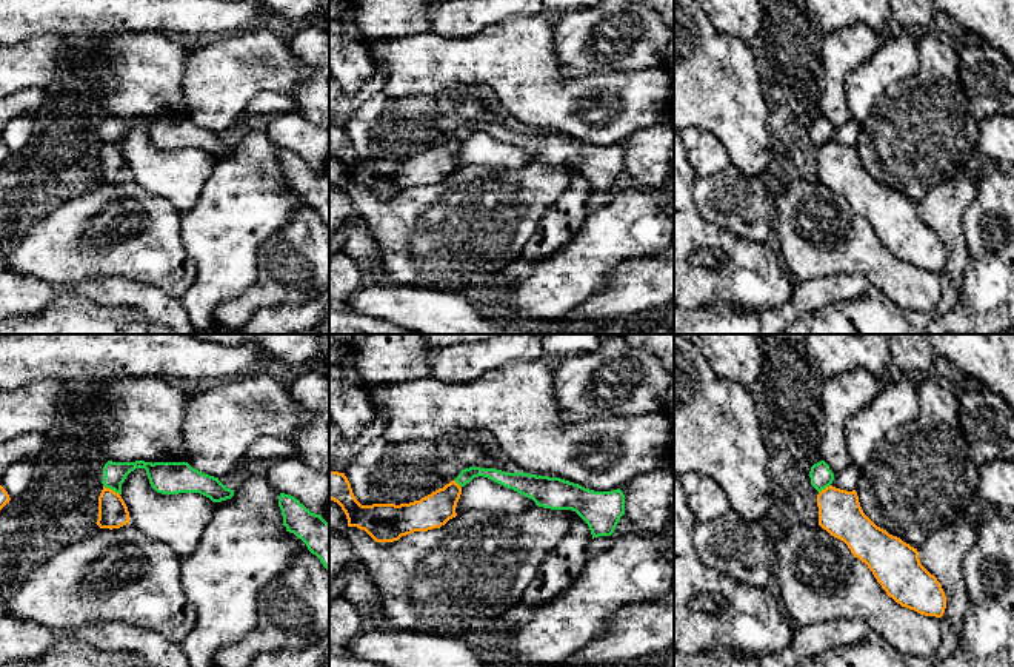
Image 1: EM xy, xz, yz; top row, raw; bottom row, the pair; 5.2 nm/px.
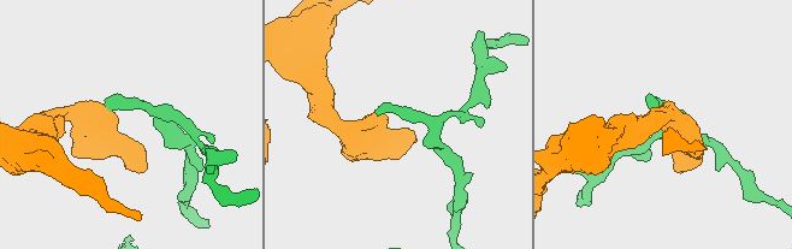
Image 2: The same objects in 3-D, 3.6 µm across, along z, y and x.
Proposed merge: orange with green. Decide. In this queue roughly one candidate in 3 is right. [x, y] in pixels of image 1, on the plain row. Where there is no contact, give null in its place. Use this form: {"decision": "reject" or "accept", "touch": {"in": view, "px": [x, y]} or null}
{"decision": "reject", "touch": {"in": "xy", "px": [110, 144]}}

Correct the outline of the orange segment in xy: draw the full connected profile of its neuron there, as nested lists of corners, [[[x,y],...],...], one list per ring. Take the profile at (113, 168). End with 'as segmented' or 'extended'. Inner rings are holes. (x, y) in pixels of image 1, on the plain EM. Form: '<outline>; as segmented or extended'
[[[103,142],[98,151],[98,174],[95,177],[100,183],[120,183],[129,179],[129,166],[118,148]]]; as segmented

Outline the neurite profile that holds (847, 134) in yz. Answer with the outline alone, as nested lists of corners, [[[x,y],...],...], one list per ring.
[[[849,119],[843,125],[837,126],[831,140],[840,145],[852,146],[859,140],[859,132],[860,132],[860,123]]]

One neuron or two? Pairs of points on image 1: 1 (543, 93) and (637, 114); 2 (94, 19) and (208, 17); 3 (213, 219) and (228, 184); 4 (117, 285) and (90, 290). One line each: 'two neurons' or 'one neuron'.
1: one neuron
2: one neuron
3: one neuron
4: one neuron

